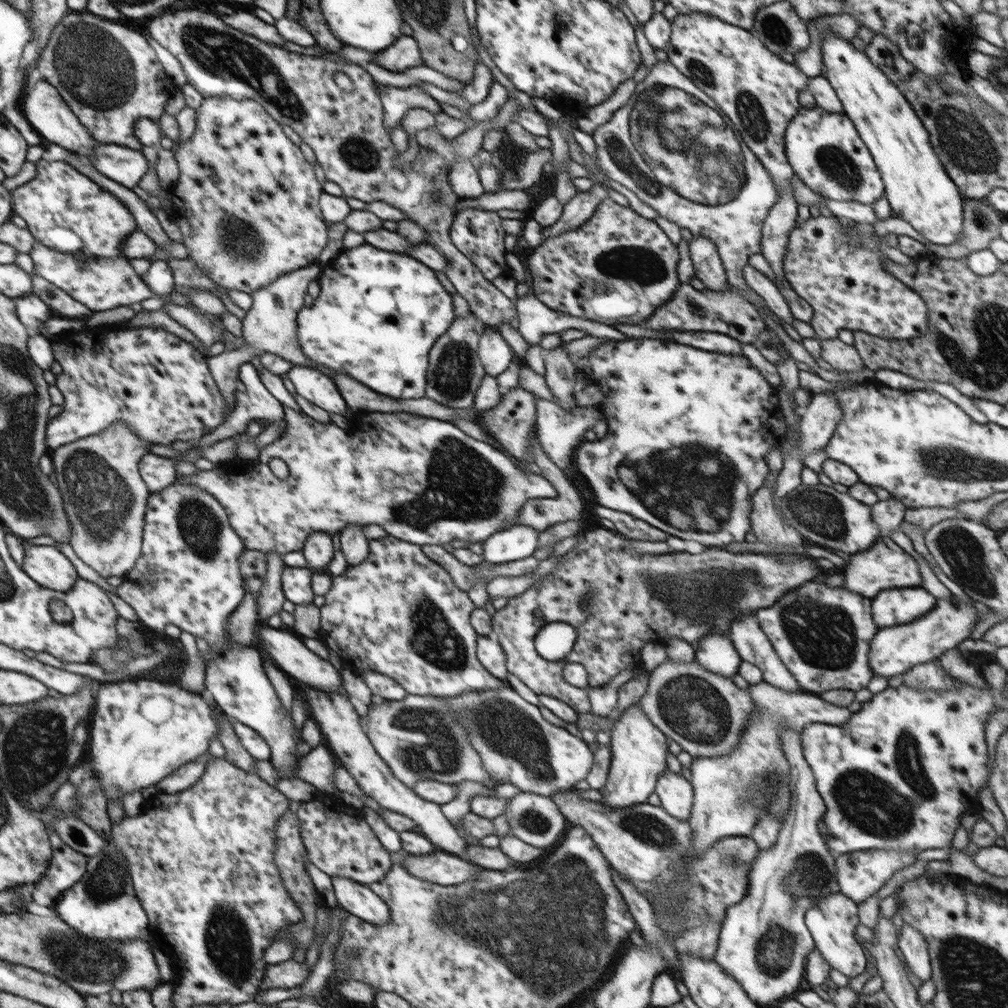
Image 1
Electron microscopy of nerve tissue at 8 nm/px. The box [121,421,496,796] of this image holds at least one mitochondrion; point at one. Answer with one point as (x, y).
(430, 748)

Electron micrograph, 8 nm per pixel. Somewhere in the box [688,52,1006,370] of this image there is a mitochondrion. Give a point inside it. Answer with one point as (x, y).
(966, 145)

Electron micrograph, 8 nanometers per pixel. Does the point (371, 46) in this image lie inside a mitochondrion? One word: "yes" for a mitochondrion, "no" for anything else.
no

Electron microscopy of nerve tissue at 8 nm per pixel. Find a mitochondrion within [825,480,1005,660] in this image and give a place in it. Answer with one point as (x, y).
(964, 555)

